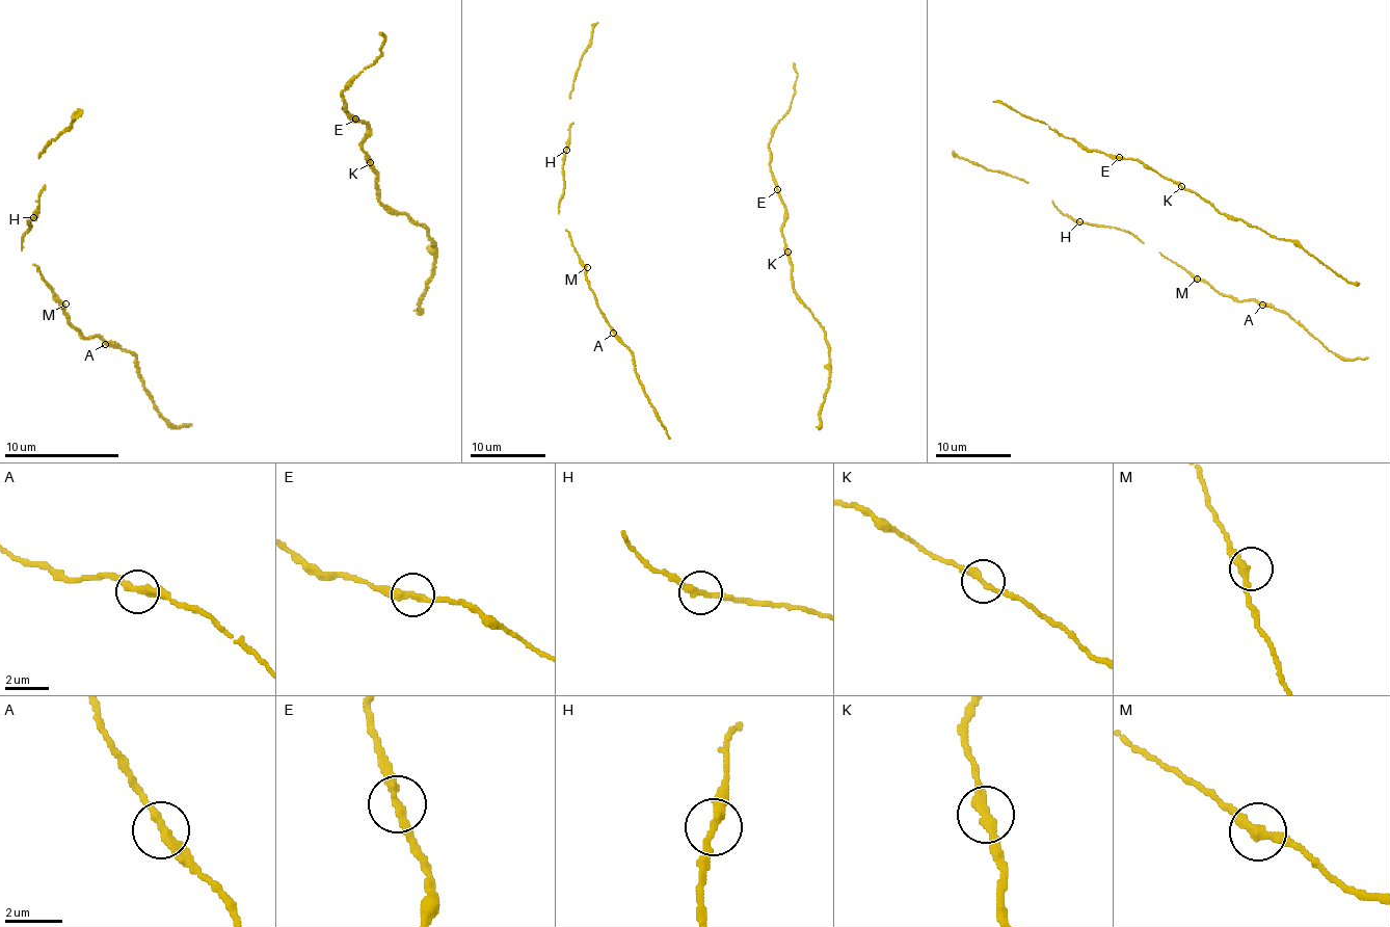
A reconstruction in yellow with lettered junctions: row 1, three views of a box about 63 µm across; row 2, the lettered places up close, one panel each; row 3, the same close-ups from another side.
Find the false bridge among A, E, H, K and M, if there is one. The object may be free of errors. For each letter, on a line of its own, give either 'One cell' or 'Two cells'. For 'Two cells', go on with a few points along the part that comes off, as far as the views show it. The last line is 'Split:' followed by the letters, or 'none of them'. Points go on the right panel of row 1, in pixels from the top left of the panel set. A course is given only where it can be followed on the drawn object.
A: One cell
E: One cell
H: One cell
K: One cell
M: One cell
Split: none of them

